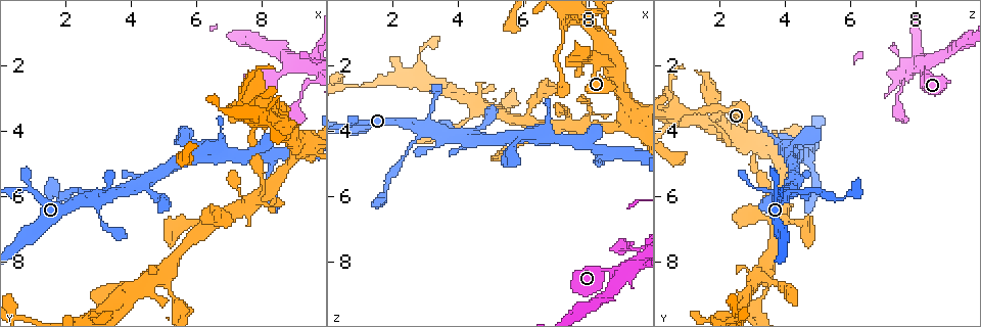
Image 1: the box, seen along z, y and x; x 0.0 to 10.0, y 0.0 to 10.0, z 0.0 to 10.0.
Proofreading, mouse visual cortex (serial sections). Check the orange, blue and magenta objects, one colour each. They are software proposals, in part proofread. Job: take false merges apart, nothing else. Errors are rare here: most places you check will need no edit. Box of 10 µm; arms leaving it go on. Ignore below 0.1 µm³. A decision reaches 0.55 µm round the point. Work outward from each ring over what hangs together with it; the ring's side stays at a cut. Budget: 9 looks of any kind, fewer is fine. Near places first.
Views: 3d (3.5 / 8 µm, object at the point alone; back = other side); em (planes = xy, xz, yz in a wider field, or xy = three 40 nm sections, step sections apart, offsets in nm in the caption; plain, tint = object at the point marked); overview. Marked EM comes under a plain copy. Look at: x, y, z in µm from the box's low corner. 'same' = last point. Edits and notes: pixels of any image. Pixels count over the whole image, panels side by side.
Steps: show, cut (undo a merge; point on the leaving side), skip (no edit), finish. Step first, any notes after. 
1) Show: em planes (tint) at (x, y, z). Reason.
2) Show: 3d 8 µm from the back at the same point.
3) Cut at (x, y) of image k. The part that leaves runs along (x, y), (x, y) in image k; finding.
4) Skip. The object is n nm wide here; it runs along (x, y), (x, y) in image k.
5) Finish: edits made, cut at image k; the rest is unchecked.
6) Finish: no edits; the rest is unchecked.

Show: 3d 3.5 µm at (7.25, 3.50, 0.65).

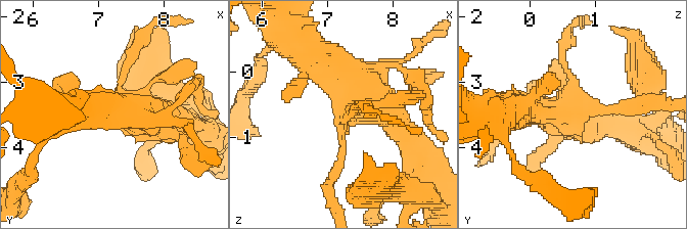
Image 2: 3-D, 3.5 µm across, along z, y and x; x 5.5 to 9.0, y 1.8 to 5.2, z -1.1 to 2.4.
Show: em xy step 5 (tint) at (7.25, 3.50, 0.65).

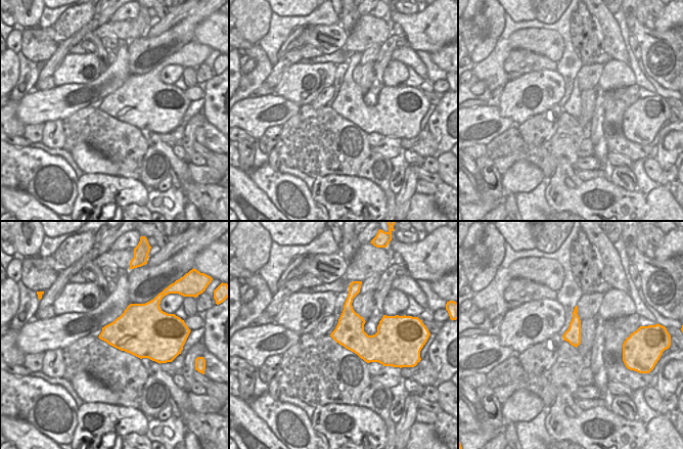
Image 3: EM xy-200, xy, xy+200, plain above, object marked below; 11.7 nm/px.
Show: em xy step 1 (tint) at the same point.

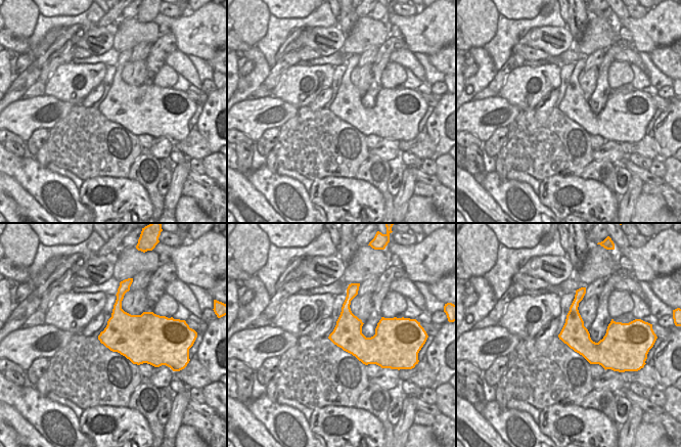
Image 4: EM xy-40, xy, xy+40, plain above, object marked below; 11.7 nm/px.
Skip. It runs along (392, 125), (369, 99), (351, 106), (332, 178) in image 2; all the same cell.

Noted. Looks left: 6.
Show: 3d 3.5 µm from the back at (2.95, 6.00, 3.90). Abrupt turn.

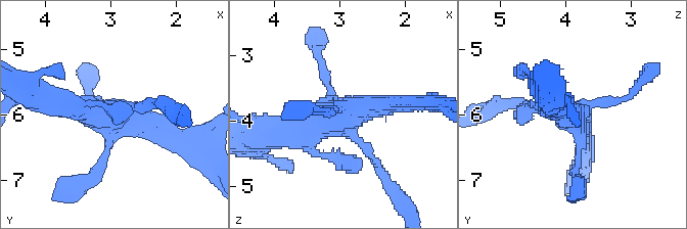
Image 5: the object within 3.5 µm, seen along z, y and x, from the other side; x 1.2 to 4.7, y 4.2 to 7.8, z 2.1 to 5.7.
Show: em planes (tint) at the same point.

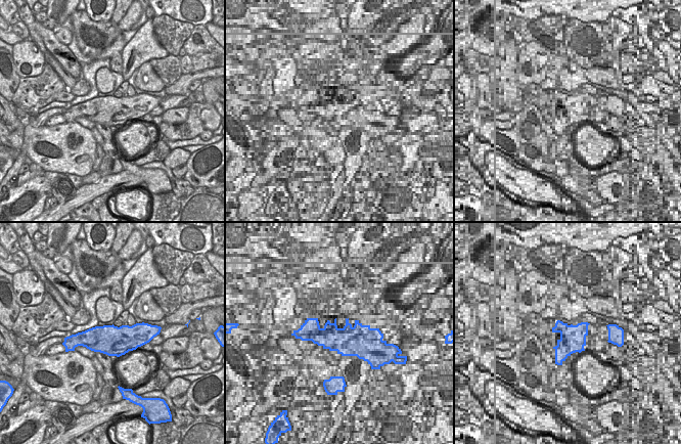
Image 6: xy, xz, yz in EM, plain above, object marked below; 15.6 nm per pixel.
Skip. It runs along (177, 138), (124, 116), (54, 103) in image 5; all the same cell.

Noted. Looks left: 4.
Show: 3d 3.5 µm at (5.05, 8.35, 3.40). Small branch off a trunk.

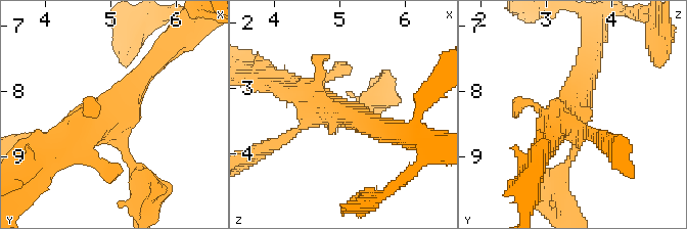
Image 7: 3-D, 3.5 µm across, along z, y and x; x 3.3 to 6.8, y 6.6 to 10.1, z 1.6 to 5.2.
Show: em xy step 3 (tint) at (5.00, 8.35, 3.35).

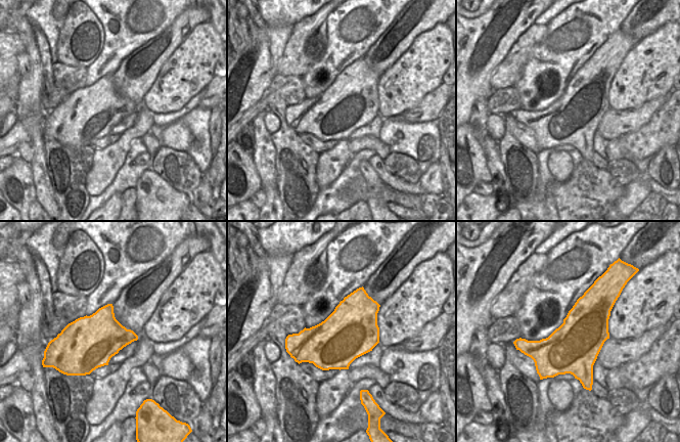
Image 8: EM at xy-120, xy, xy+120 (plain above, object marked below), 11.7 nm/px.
Skip. It runs along (152, 62), (108, 119), (58, 147) in image 7; one cell here.

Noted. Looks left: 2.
Finish: no edits; the rest is unchecked.

